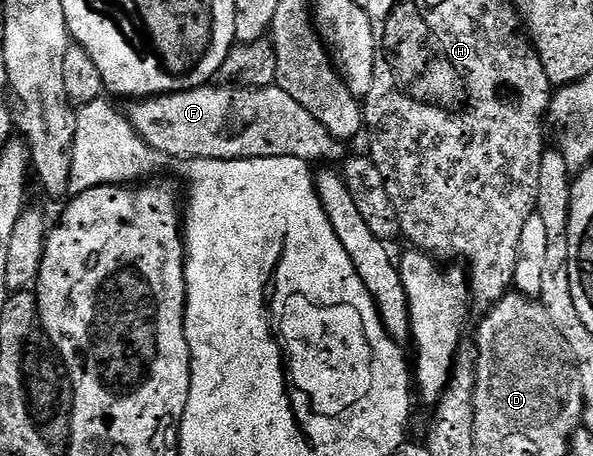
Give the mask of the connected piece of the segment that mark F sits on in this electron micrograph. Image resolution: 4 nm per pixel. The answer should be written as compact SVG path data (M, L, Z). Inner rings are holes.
M209 83L196 89L163 93L161 97L146 97L129 105L132 106L126 109L126 118L139 137L156 153L165 158L180 157L181 162L293 157L309 163L340 163L346 157L345 142L330 135L298 99L290 99L277 84L265 89L241 89Z

